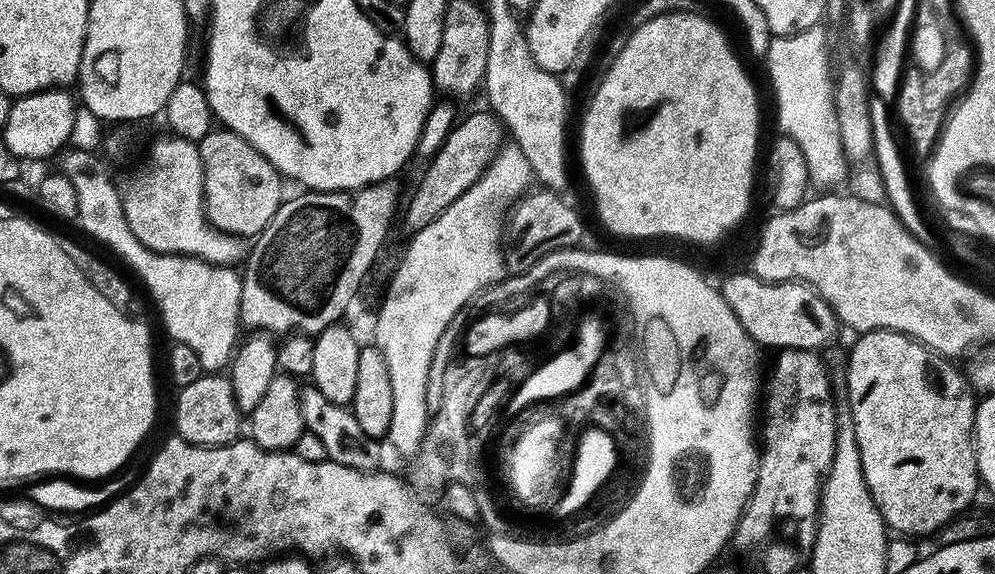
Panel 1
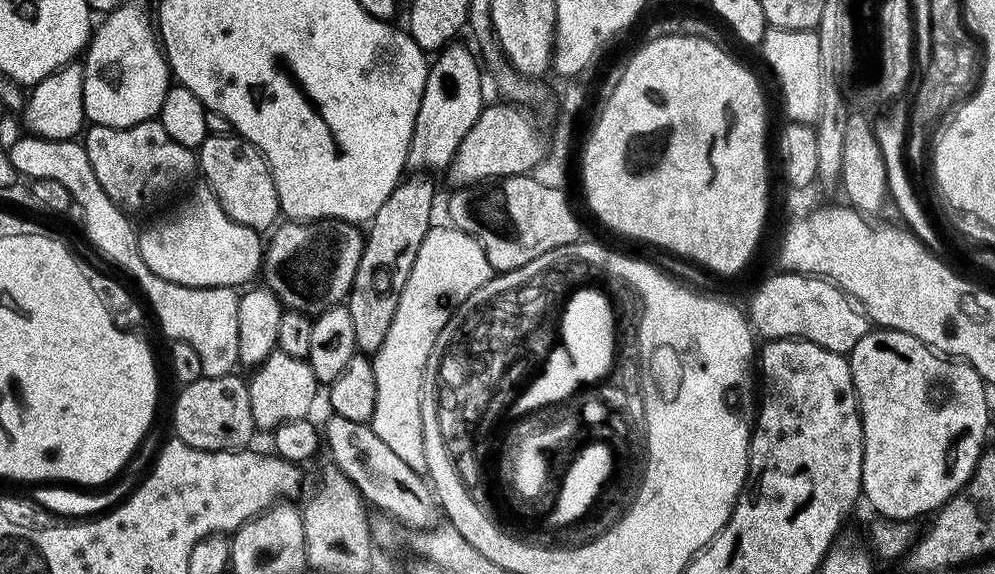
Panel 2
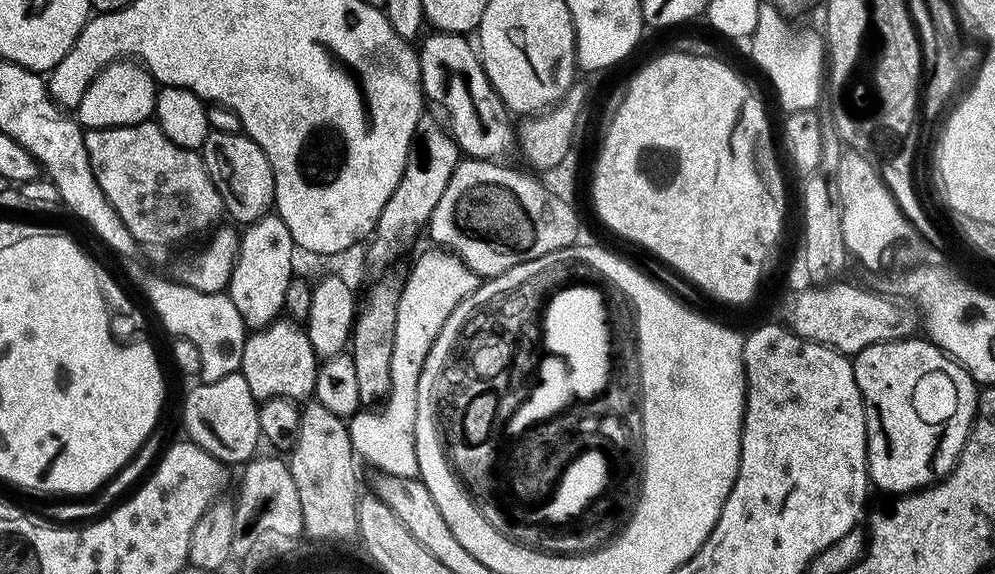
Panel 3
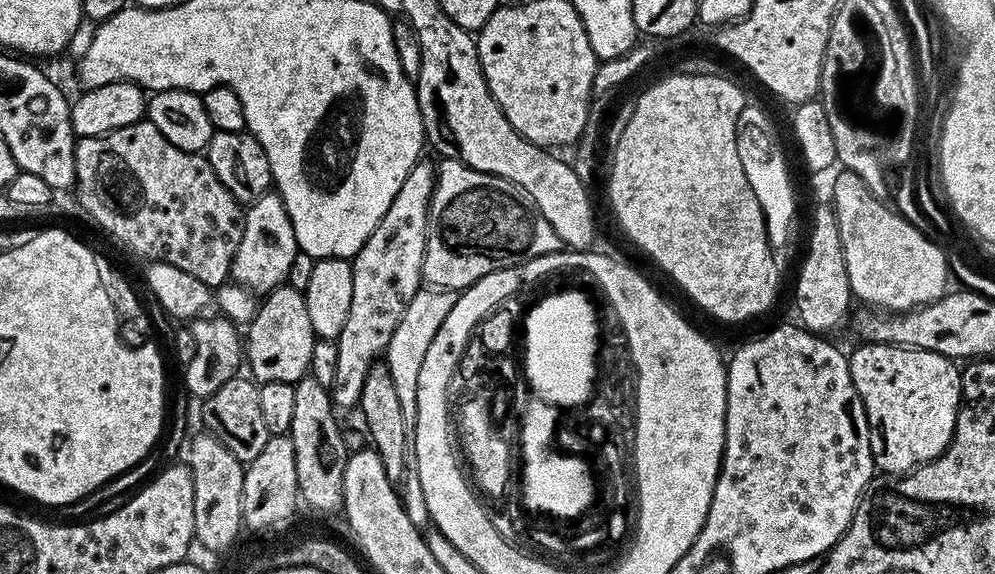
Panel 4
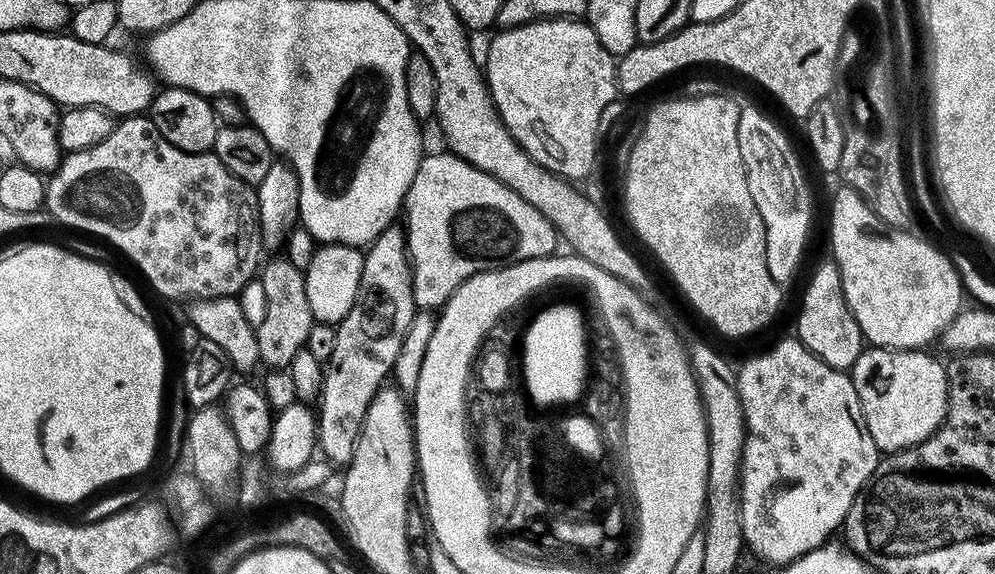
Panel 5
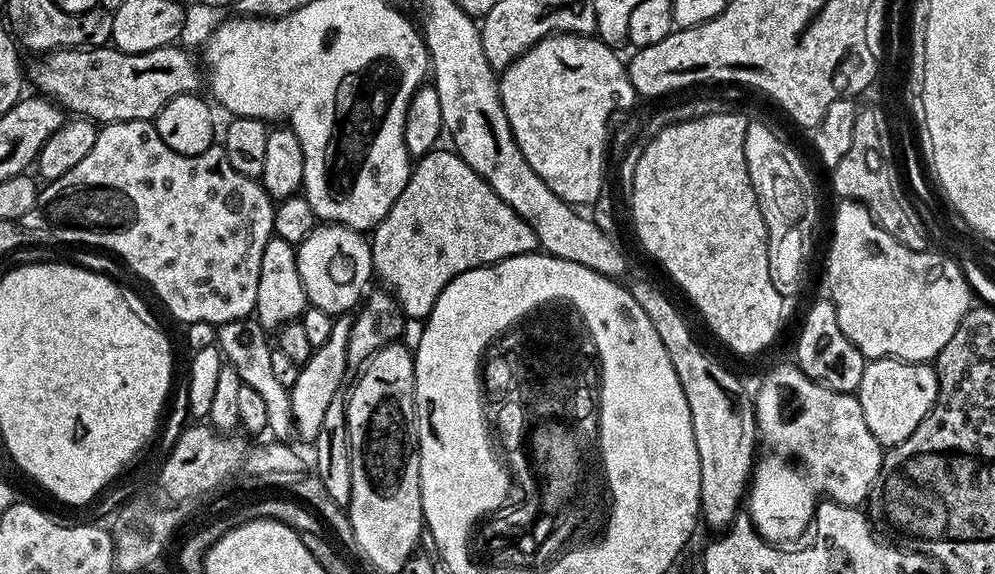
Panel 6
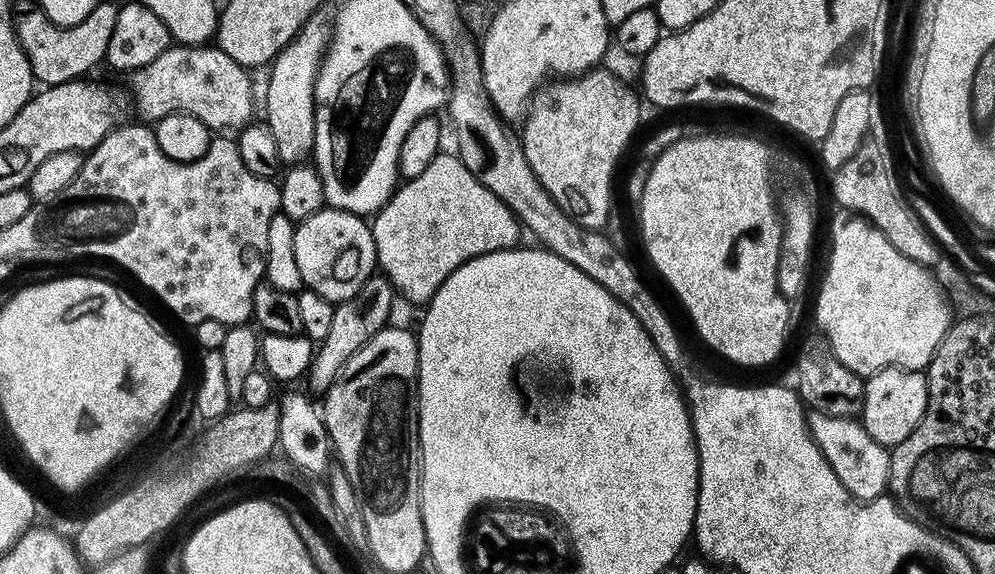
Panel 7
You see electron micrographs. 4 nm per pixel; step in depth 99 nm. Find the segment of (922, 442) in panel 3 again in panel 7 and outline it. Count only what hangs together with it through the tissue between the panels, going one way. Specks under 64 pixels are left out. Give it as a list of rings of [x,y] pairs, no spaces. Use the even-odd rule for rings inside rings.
[[[884,368],[867,377],[864,386],[862,423],[874,442],[895,446],[903,442],[918,426],[928,405],[928,377],[923,371],[911,368]]]

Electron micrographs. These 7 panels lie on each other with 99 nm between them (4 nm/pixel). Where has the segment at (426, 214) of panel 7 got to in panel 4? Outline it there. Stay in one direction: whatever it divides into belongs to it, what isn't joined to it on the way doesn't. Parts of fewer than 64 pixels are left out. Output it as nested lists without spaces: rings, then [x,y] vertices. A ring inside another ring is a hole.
[[[455,158],[439,161],[436,174],[436,189],[432,192],[432,204],[428,207],[428,245],[424,251],[423,279],[436,290],[463,290],[478,278],[486,278],[494,270],[525,264],[539,256],[551,256],[561,251],[562,245],[554,226],[535,204],[524,195],[514,182],[501,176],[474,170],[469,164]]]

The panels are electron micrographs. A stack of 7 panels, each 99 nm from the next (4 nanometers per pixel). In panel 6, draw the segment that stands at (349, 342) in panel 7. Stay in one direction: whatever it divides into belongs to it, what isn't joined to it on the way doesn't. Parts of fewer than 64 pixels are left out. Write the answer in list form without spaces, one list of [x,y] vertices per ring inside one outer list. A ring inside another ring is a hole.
[[[340,314],[332,321],[330,338],[322,342],[312,353],[312,357],[305,364],[300,365],[300,373],[296,379],[296,385],[290,389],[292,393],[292,416],[300,416],[300,420],[293,422],[295,435],[300,436],[308,444],[313,443],[322,424],[322,414],[326,414],[326,406],[337,395],[336,387],[344,378],[344,370],[349,369],[348,343],[350,342],[350,330],[353,317],[348,314]]]

